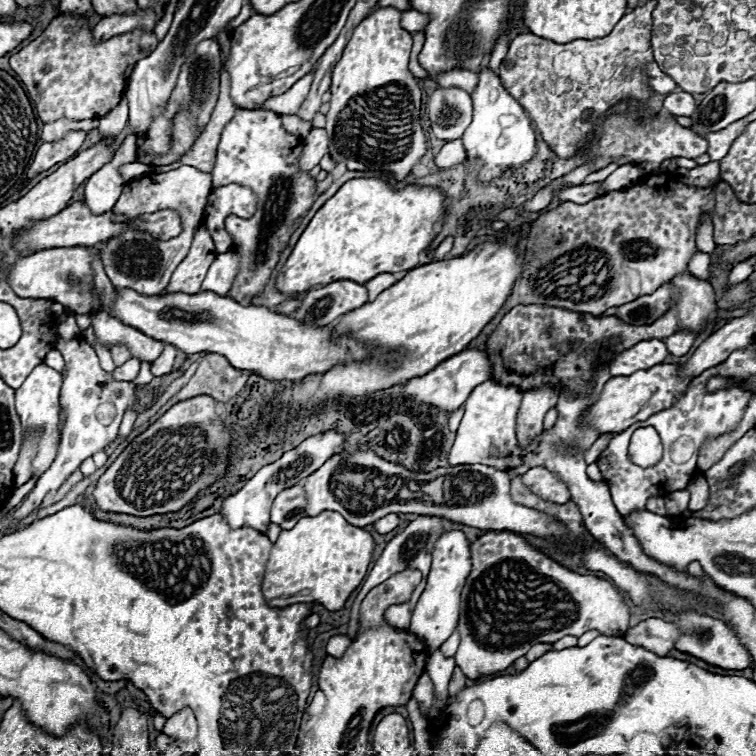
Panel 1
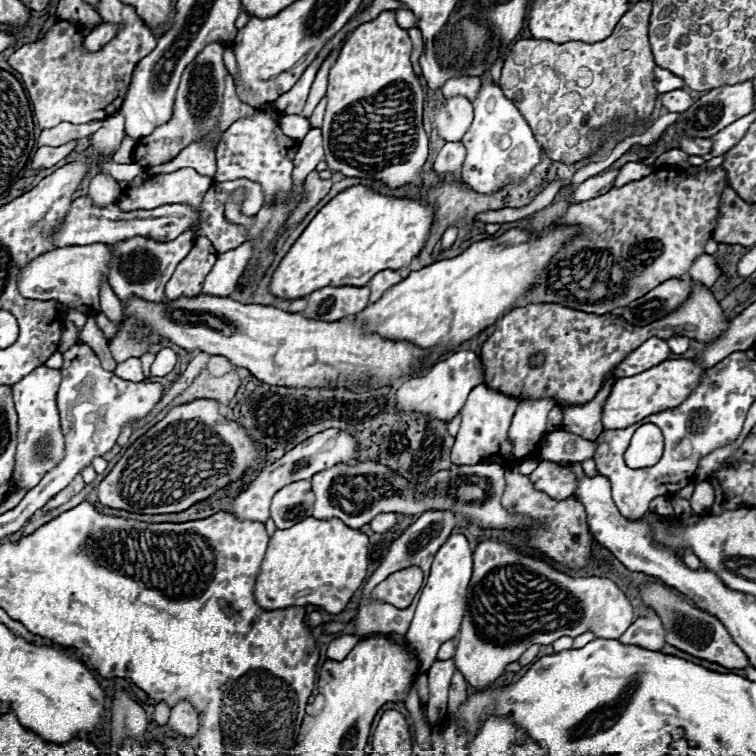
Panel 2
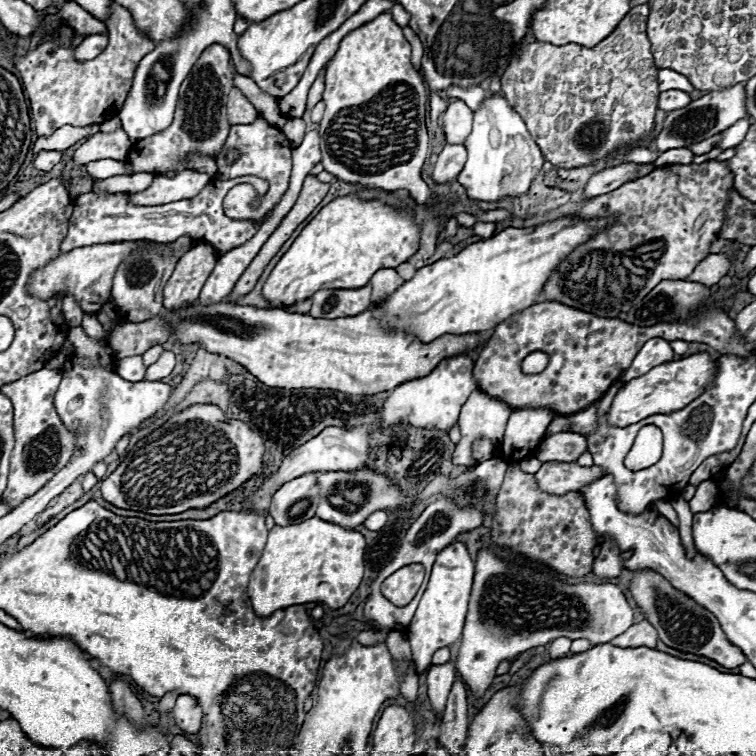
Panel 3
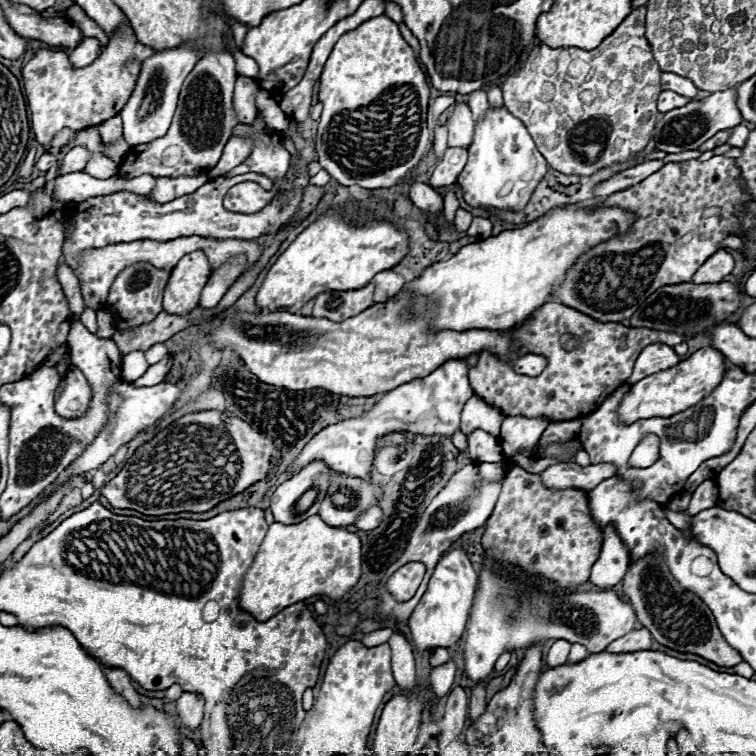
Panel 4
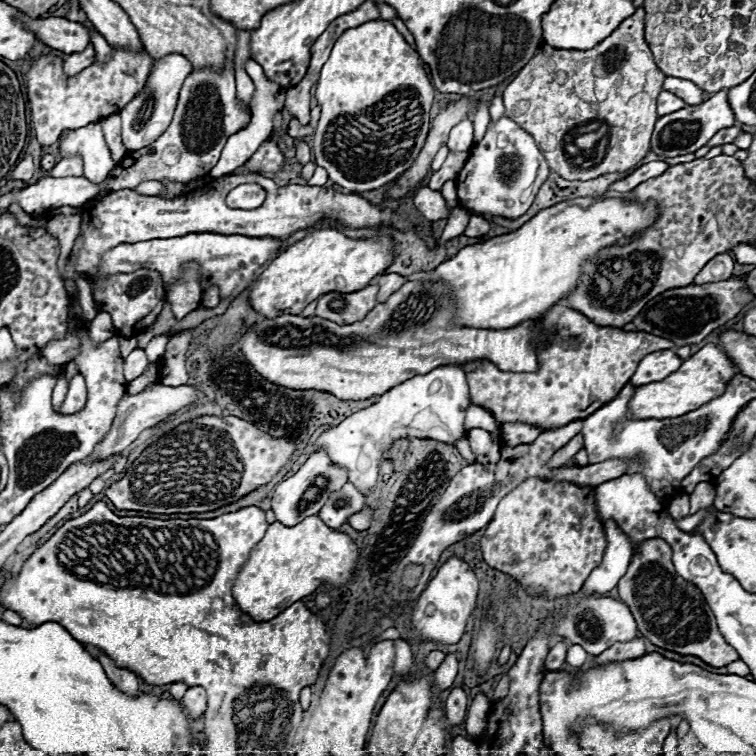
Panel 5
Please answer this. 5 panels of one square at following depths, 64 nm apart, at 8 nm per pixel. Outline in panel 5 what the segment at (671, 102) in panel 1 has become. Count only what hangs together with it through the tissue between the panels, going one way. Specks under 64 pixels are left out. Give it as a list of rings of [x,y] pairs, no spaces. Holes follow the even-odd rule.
[[[662,90],[660,96],[658,96],[658,116],[672,114],[672,112],[684,108],[684,106],[686,106],[686,102],[680,100],[678,96],[674,96],[674,94],[668,92],[668,90]]]

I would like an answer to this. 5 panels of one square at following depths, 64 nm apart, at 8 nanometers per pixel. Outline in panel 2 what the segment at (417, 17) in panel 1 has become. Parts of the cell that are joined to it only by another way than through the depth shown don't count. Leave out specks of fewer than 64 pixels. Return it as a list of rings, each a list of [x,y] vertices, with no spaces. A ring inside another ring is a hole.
[[[398,8],[398,10],[396,10],[396,22],[398,22],[404,30],[408,30],[408,28],[414,28],[416,18],[414,18],[414,14],[408,12],[406,8]]]

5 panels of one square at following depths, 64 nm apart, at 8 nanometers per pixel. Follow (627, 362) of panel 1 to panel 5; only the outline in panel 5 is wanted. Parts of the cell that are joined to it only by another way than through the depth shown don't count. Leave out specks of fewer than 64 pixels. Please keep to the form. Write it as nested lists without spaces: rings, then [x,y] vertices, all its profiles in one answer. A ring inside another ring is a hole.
[[[672,350],[652,352],[644,356],[636,374],[630,378],[630,382],[634,386],[640,386],[640,384],[650,384],[652,380],[664,380],[664,376],[670,376],[672,372],[676,372],[680,364],[682,364],[682,358]]]

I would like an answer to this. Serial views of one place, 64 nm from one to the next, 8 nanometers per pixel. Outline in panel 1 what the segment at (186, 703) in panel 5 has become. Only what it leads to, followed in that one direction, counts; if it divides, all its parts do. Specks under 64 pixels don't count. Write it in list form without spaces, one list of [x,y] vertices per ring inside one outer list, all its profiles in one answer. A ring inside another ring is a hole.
[[[182,708],[180,712],[172,714],[166,720],[162,732],[174,740],[182,740],[182,742],[194,740],[198,734],[198,724],[196,724],[196,716],[194,716],[192,708]]]

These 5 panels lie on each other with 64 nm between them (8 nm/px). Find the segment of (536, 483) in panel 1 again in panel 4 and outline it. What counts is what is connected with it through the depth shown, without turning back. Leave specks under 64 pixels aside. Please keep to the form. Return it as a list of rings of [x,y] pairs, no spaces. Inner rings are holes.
[[[564,462],[550,466],[542,472],[542,482],[548,488],[564,490],[564,488],[596,488],[600,480],[616,476],[616,466],[614,464],[590,464],[590,466],[578,466],[576,462]]]

